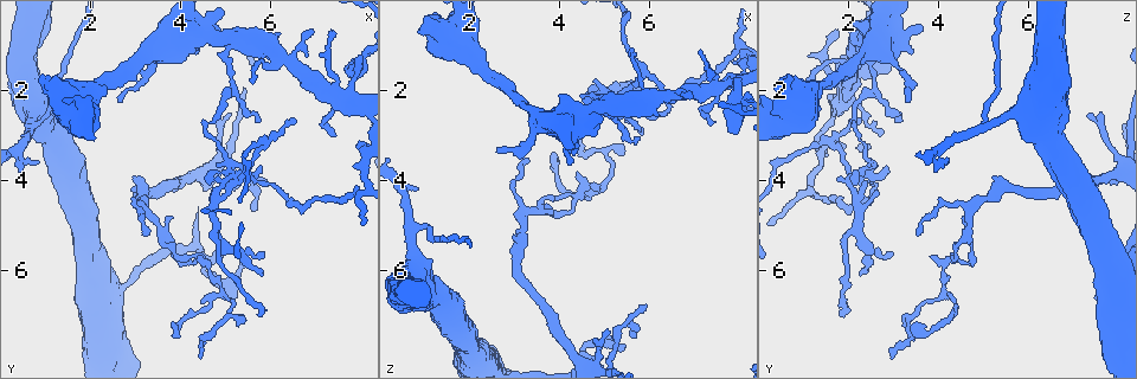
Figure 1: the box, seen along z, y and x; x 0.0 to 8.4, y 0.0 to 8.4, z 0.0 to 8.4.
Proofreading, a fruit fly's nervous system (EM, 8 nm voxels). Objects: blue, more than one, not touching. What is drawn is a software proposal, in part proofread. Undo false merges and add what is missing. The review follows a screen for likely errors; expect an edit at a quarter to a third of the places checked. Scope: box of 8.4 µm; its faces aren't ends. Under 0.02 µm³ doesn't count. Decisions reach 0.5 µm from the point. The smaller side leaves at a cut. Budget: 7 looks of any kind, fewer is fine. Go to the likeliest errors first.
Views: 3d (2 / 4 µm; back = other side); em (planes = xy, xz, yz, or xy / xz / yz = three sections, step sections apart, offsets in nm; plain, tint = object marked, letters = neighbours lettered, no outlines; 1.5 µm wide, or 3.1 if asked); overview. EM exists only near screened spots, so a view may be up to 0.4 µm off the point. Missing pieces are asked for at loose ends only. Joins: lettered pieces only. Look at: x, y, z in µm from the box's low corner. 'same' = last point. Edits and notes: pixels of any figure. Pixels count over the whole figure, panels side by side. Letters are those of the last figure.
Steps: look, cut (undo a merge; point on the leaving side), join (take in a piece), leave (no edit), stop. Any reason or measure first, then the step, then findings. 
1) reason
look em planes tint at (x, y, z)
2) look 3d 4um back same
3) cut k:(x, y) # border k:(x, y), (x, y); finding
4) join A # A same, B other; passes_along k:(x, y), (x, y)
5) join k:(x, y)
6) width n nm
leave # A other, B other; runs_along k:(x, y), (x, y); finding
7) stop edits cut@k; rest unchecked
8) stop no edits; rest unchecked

abrupt turn
look em planes letters at (7.95, 4.20, 1.20)

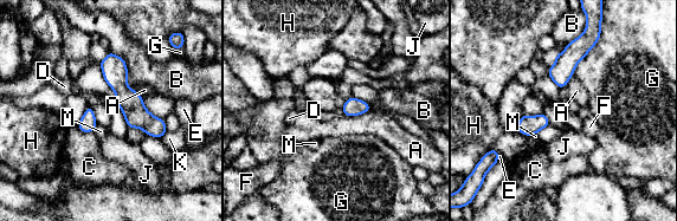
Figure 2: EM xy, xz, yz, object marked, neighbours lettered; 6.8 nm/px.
longest_contact G 300 nm
leave # A other, B other, C other, D other, E other, F other, G other, H other, J other, K other, M other; border 2:(549, 123), (533, 135); one cell here

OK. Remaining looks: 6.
branch stops here
look em yz step 4 letters at (5.80, 5.70, 3.05)

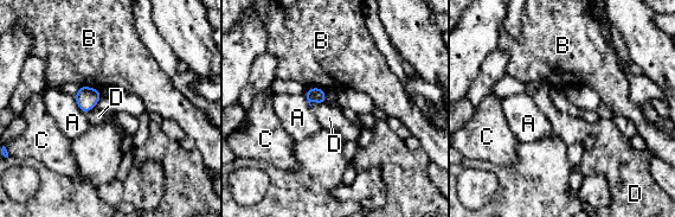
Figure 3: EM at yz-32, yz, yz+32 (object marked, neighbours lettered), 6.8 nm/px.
cut it another way
look em planes letters same

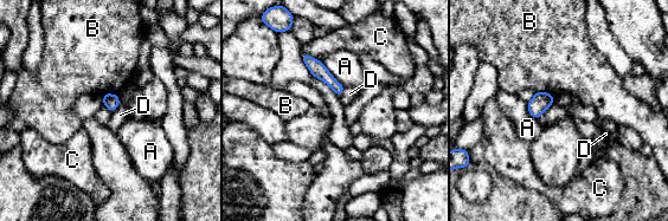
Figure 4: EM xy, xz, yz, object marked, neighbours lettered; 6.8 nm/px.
longest_contact A 260 nm
leave # A other, B other, C other, D other; none of them fits

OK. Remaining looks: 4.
free end
look em planes plain at (3.30, 5.15, 3.55)

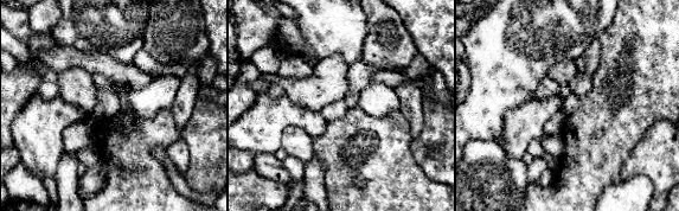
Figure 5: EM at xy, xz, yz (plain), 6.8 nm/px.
look em planes letters same

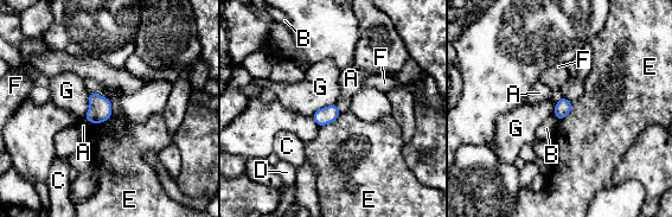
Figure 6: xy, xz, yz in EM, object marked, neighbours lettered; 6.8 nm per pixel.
leave # A other, B other, C other, D other, E other, F other, G other; border 6:(340, 113), (332, 121), (319, 126); none of them fits

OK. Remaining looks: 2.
stop no edits; rest unchecked

